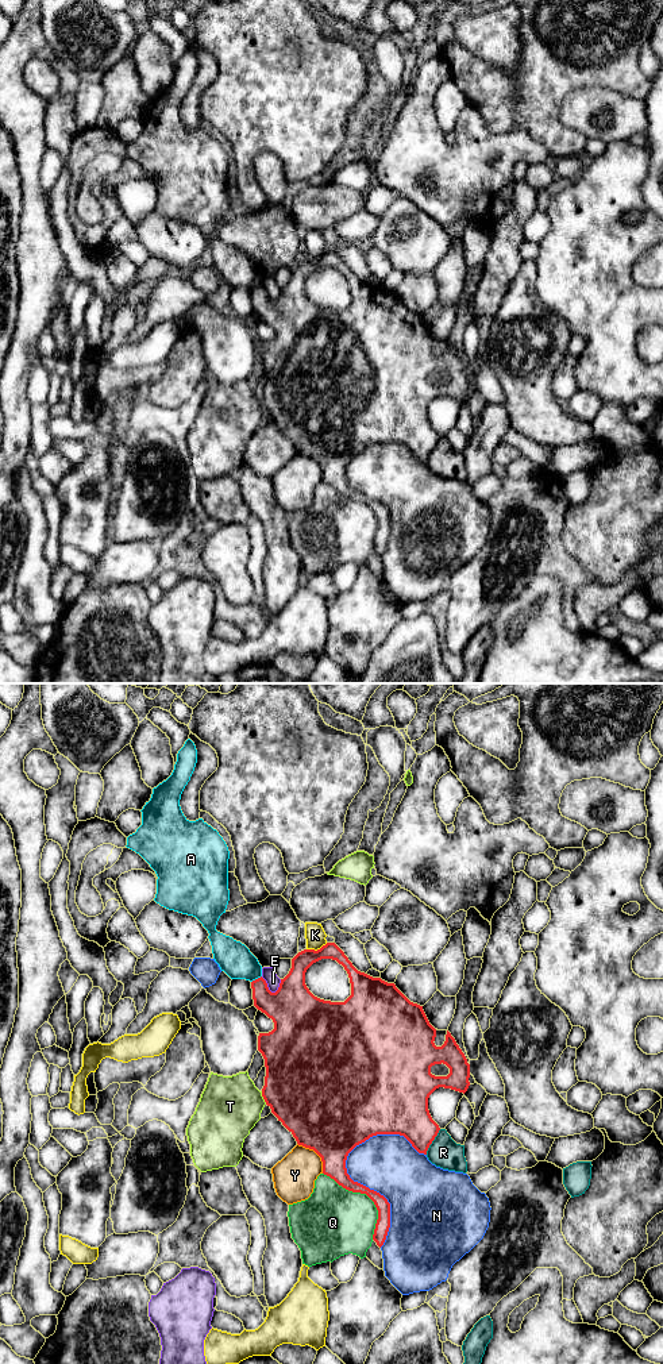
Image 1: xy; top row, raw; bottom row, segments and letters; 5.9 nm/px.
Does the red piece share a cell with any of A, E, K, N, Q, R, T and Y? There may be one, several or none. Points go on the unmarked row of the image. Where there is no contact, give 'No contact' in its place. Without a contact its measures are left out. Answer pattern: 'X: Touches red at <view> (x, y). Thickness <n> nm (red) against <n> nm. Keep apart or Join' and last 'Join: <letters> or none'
A: Touches red at xy (255, 288). Thickness 240 nm (red) against 200 nm. Keep apart
E: Touches red at xy (268, 296). Thickness 300 nm (red) against 80 nm. Keep apart
K: Touches red at xy (317, 258). Thickness 140 nm (red) against 120 nm. Keep apart
N: Touches red at xy (355, 490). Thickness 190 nm (red) against 360 nm. Keep apart
Q: Touches red at xy (366, 503). Thickness 130 nm (red) against 400 nm. Keep apart
R: Touches red at xy (432, 449). Thickness 300 nm (red) against 180 nm. Keep apart
T: Touches red at xy (263, 407). Thickness 480 nm (red) against 360 nm. Keep apart
Y: Touches red at xy (316, 461). Thickness 480 nm (red) against 240 nm. Keep apart
Join: none

